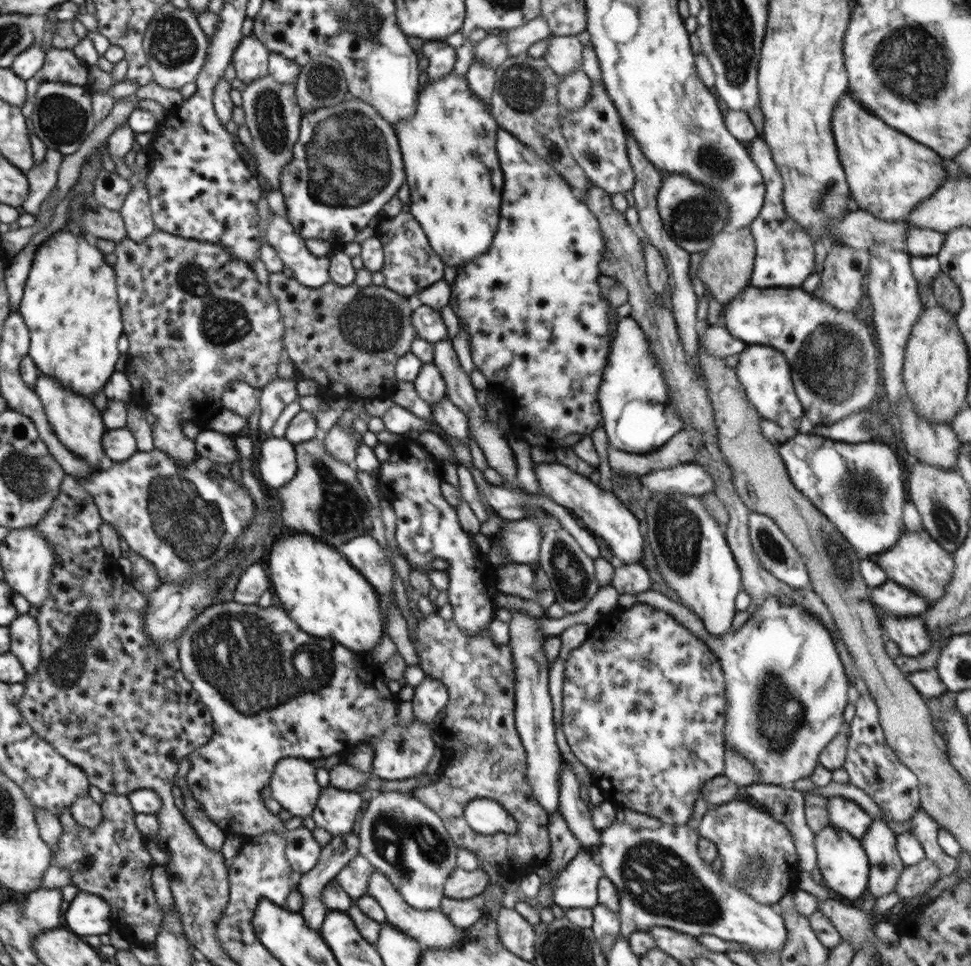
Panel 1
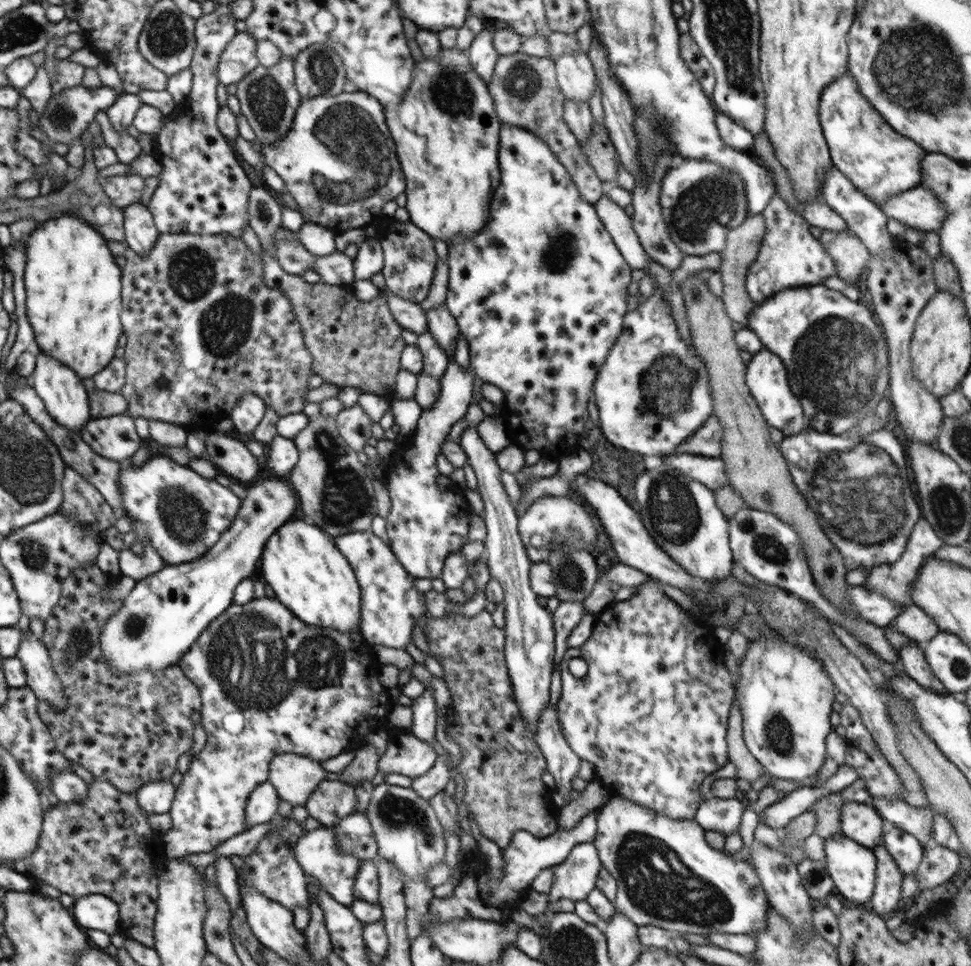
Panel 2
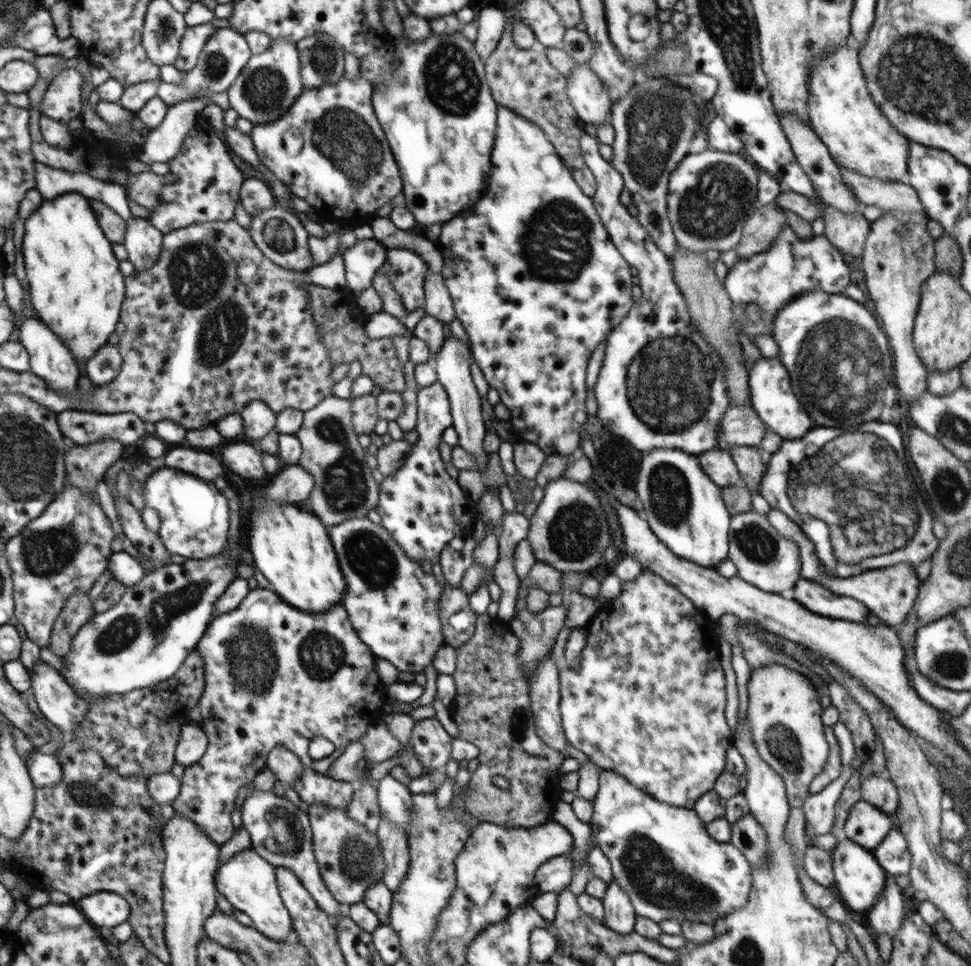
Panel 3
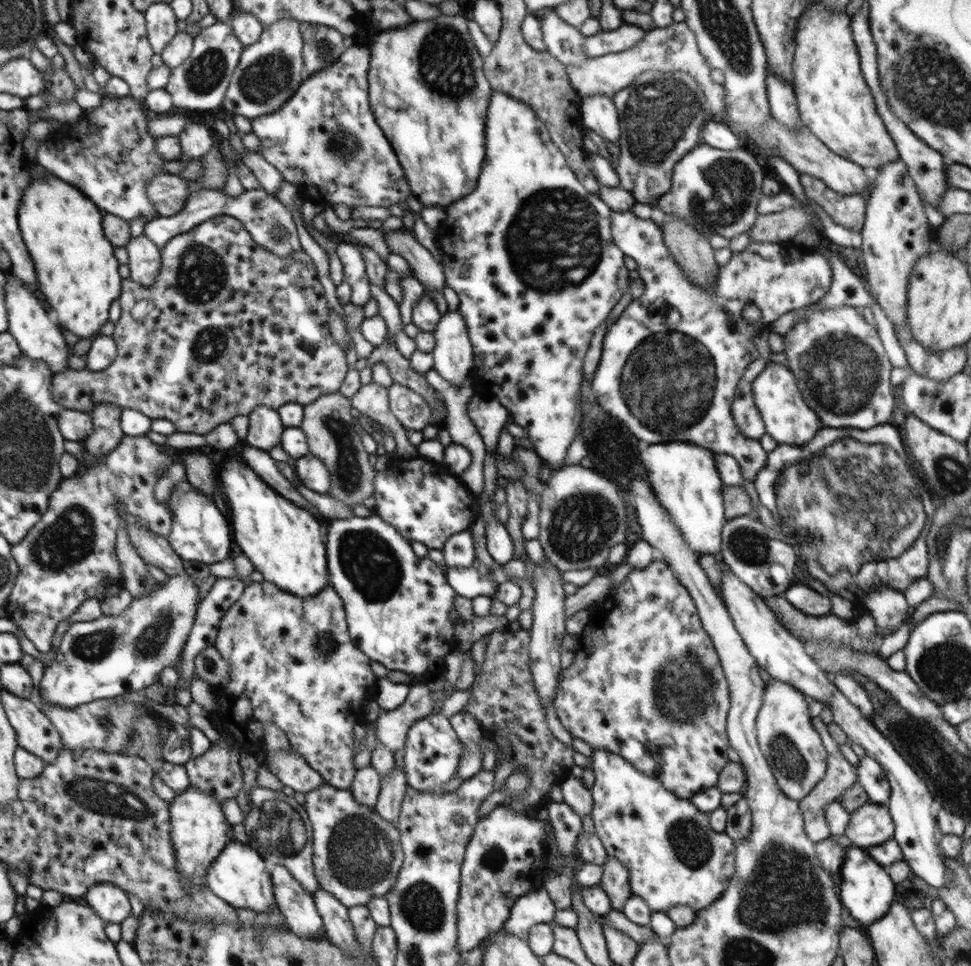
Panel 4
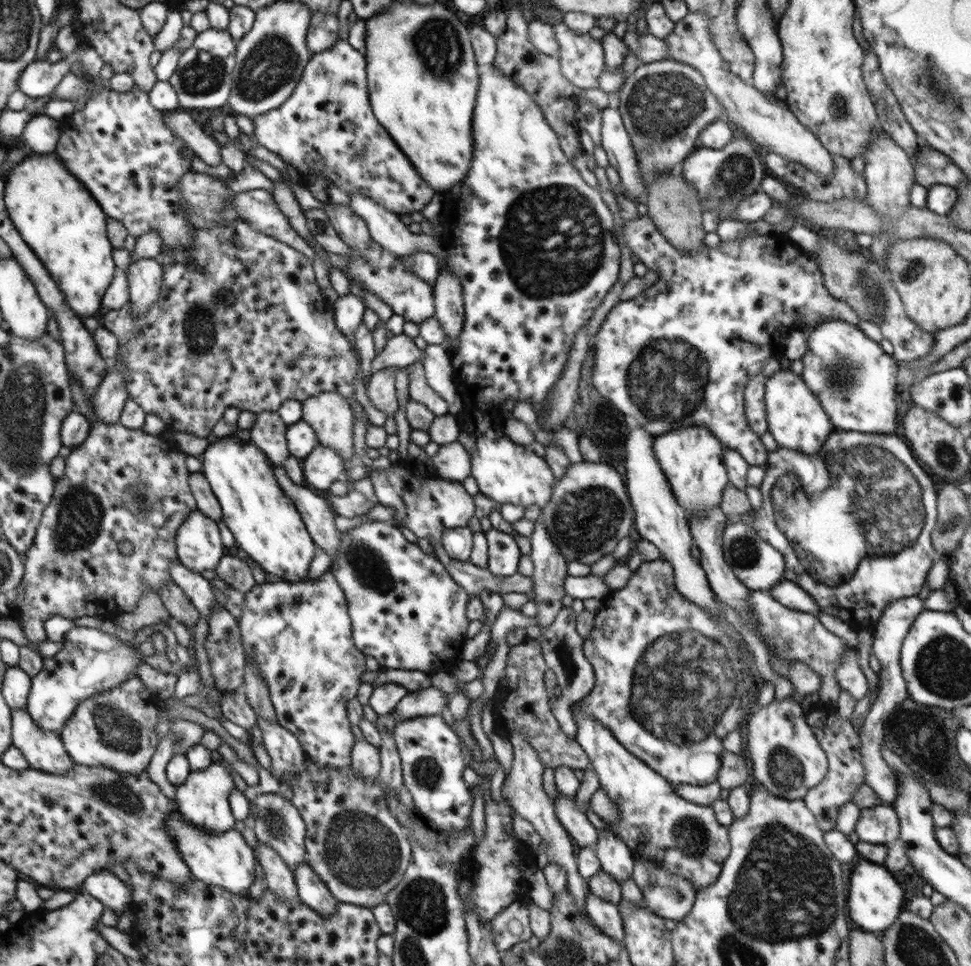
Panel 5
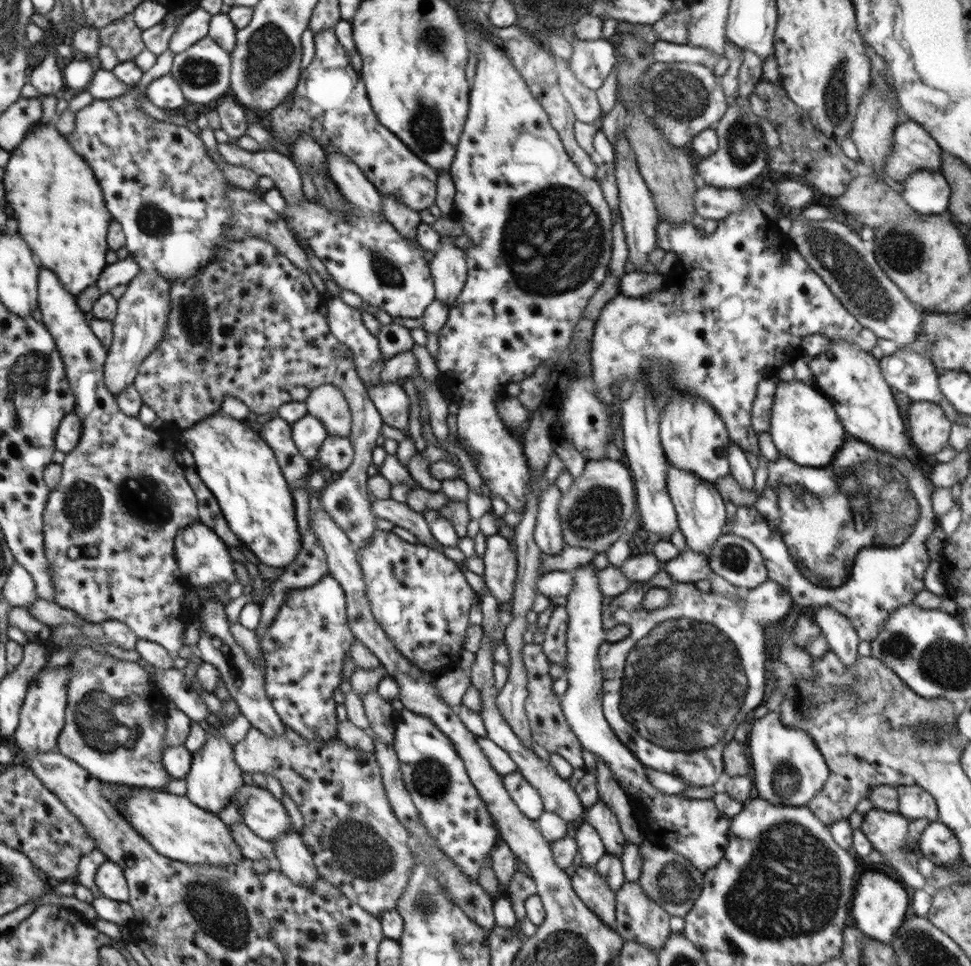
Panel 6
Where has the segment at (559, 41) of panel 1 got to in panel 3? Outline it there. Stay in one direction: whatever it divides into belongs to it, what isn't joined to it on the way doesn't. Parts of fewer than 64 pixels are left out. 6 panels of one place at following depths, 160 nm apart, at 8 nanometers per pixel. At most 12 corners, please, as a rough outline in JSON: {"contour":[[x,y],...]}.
{"contour":[[576,67],[566,94],[582,124],[610,122],[612,101],[597,75]]}

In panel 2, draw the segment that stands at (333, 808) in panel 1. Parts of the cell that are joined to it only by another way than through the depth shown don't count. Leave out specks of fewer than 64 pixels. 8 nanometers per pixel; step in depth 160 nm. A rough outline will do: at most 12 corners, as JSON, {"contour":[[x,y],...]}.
{"contour":[[324,779],[309,816],[336,826],[358,806],[354,786]]}

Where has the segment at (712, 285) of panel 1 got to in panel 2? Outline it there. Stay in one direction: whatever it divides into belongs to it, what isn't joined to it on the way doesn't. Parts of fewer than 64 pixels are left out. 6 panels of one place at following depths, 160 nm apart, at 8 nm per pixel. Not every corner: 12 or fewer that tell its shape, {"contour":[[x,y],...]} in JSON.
{"contour":[[763,214],[728,232],[720,272],[726,314],[747,326],[745,287],[766,232]]}

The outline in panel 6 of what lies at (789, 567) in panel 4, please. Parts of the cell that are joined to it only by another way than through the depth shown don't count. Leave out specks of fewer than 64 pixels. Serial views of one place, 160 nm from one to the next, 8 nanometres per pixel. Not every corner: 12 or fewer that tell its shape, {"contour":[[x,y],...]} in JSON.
{"contour":[[723,535],[706,558],[742,590],[768,581],[760,549]]}

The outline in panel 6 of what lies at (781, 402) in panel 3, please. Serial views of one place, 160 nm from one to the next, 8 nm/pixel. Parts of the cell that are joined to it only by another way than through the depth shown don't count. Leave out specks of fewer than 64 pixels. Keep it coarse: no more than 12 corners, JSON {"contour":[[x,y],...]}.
{"contour":[[778,383],[768,432],[803,468],[830,466],[851,439],[833,401]]}

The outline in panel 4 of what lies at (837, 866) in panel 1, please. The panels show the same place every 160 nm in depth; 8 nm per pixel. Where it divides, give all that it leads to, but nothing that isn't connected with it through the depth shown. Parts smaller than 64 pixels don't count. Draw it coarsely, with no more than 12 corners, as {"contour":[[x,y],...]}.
{"contour":[[845,848],[839,899],[874,924],[896,883],[864,848]]}

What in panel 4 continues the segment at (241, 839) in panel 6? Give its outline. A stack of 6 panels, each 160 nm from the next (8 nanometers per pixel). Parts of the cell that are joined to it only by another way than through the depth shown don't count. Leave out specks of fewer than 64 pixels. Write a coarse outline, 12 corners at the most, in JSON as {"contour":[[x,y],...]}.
{"contour":[[282,865],[274,896],[298,938],[325,934],[314,897]]}

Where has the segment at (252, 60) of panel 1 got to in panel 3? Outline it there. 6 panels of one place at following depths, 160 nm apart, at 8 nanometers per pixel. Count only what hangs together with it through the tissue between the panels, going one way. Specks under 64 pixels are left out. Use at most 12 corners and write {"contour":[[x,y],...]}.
{"contour":[[218,28],[183,82],[160,81],[169,107],[228,90],[251,51],[232,28]]}

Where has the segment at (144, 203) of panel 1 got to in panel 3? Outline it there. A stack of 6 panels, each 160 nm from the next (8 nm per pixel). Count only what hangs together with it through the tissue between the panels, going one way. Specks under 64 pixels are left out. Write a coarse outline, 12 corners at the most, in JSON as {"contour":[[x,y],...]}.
{"contour":[[142,217],[127,221],[123,246],[136,271],[152,269],[162,231]]}

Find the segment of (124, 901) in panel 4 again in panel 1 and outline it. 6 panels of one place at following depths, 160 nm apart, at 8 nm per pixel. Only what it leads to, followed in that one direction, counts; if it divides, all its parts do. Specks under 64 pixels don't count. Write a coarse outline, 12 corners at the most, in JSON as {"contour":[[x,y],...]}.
{"contour":[[84,891],[65,919],[81,938],[114,928],[110,902]]}

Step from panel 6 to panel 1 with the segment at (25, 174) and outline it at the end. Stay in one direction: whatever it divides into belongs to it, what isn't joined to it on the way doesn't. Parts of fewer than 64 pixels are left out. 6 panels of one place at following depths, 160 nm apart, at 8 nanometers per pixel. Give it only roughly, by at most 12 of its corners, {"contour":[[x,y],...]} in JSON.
{"contour":[[61,229],[19,312],[40,376],[90,399],[122,318],[101,248]]}

